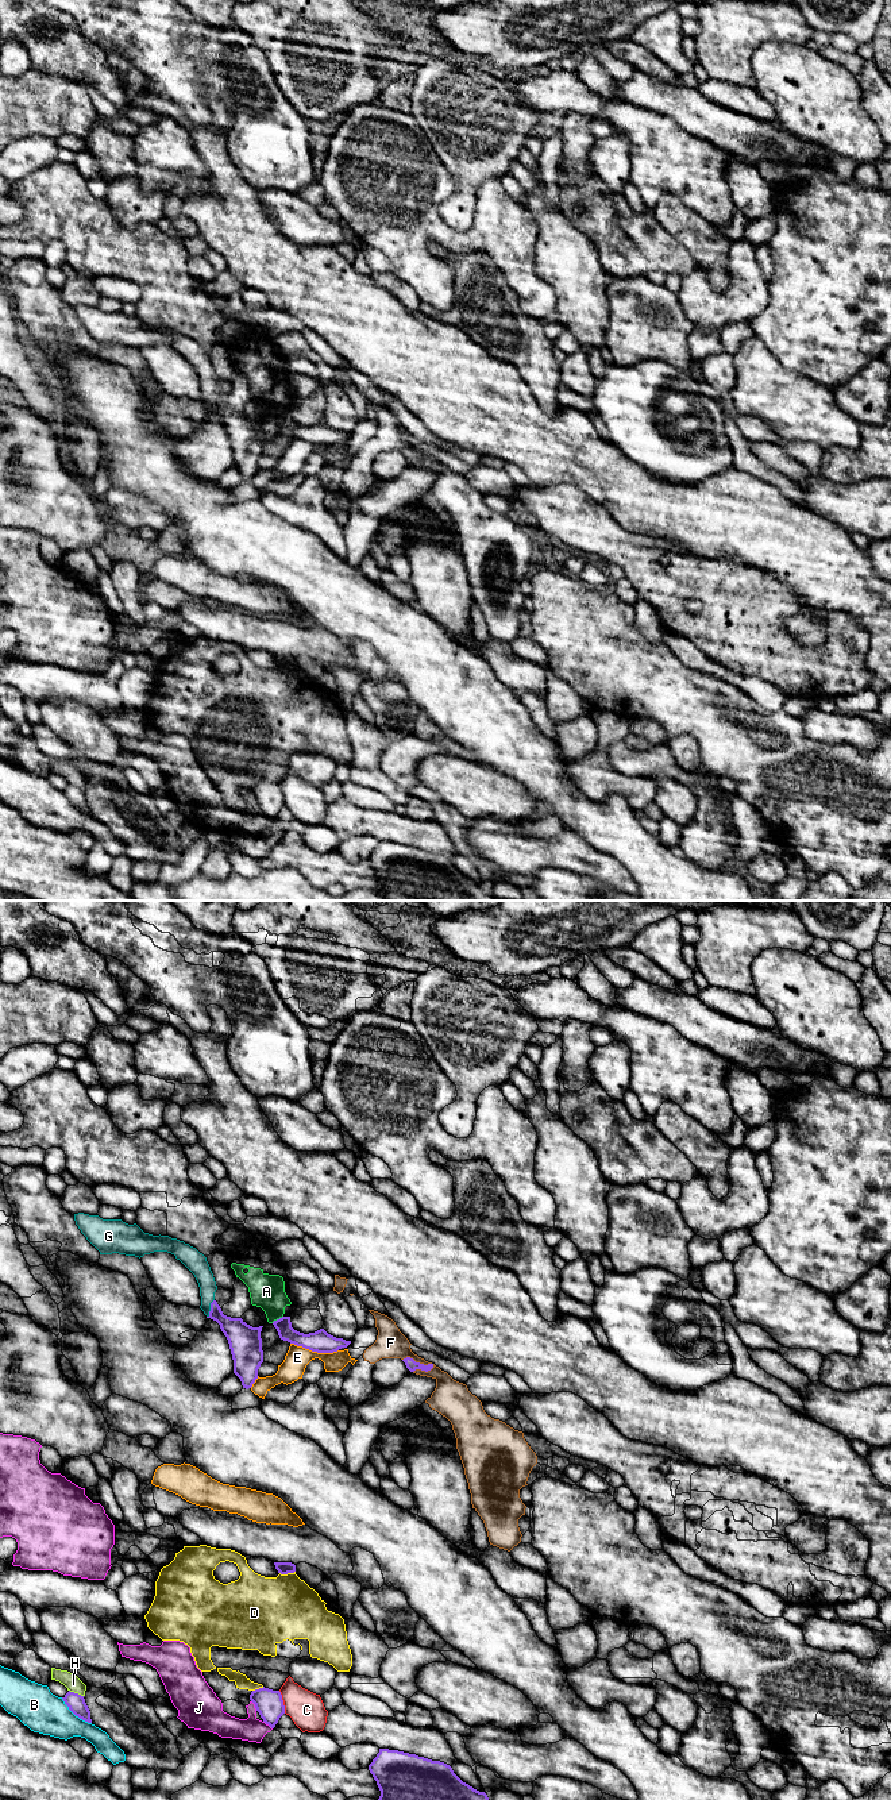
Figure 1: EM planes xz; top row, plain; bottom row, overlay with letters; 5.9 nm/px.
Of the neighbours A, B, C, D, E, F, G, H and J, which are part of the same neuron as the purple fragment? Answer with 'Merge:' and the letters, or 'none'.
Merge: G

